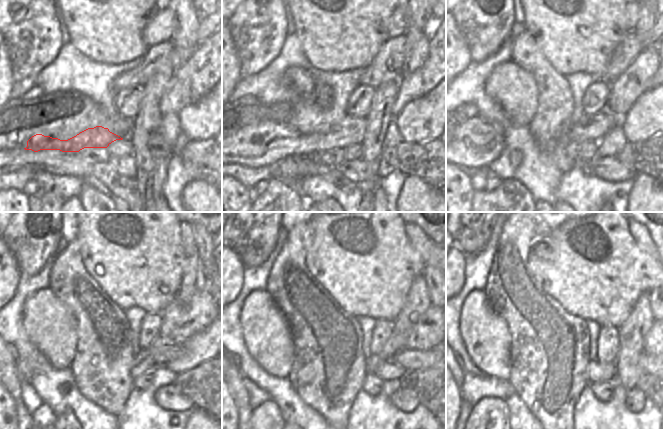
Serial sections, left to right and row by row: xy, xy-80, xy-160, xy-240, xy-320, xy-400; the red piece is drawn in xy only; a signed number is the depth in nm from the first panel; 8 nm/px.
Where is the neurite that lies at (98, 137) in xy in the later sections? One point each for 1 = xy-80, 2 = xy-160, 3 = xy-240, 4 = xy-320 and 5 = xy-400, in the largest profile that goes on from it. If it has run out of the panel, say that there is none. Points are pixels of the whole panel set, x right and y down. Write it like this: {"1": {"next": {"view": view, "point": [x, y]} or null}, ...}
{"1": {"next": {"view": "xy-80", "point": [263, 144]}}, "2": {"next": {"view": "xy-160", "point": [476, 143]}}, "3": {"next": {"view": "xy-240", "point": [160, 353]}}, "4": {"next": {"view": "xy-320", "point": [412, 360]}}, "5": {"next": {"view": "xy-400", "point": [648, 364]}}}

